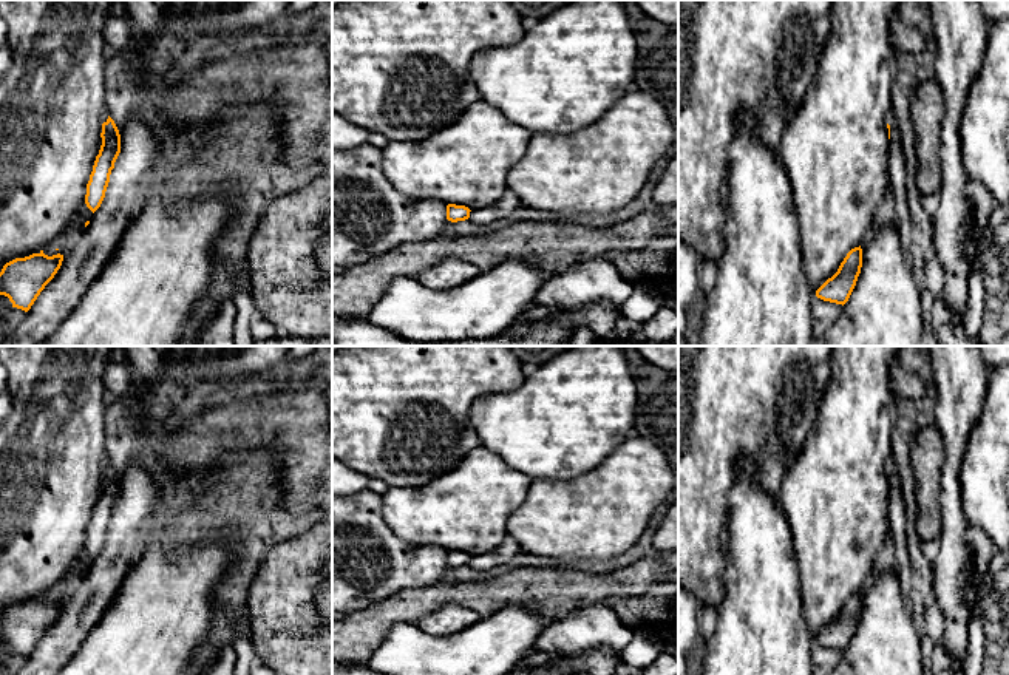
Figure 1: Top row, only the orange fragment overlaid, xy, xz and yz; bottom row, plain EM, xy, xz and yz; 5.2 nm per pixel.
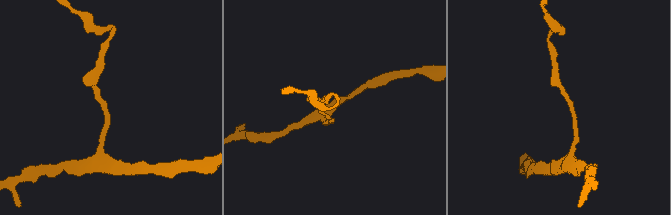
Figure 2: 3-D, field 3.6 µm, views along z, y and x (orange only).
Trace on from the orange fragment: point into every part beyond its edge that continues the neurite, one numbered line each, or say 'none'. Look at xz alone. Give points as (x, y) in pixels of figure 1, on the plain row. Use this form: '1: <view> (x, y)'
none

